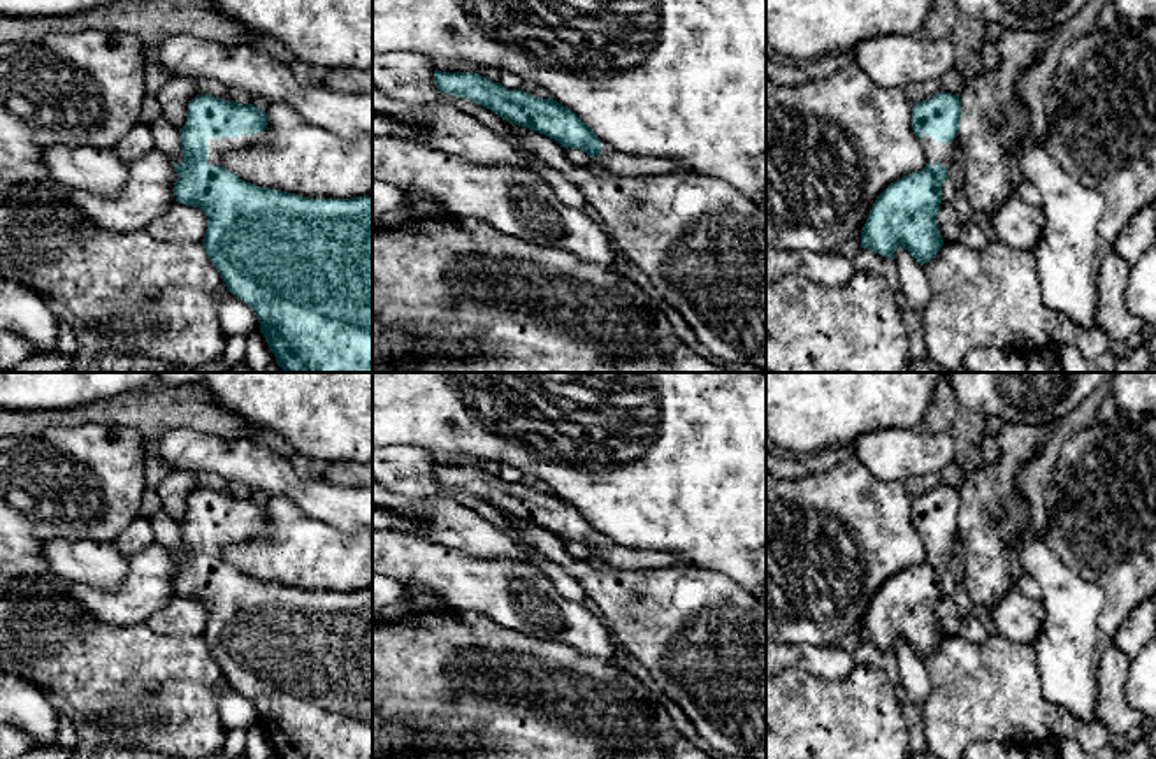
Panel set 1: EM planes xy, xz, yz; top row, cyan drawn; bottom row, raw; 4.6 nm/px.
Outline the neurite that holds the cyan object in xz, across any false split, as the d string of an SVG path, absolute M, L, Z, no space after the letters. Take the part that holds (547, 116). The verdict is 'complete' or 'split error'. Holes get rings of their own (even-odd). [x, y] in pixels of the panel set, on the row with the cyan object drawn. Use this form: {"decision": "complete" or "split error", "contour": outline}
{"decision": "split error", "contour": "M436 69L434 83L439 91L469 98L502 119L555 139L562 148L585 151L594 163L615 176L641 177L687 172L676 160L634 156L615 149L601 141L573 111L553 98L534 97L522 88L508 90L501 83L473 72L450 74Z"}

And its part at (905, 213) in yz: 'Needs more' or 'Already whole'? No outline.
Needs more

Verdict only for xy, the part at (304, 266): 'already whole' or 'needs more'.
needs more

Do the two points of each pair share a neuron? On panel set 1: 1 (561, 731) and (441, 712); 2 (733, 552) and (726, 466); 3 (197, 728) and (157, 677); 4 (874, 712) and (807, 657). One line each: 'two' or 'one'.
1: one
2: one
3: one
4: two

